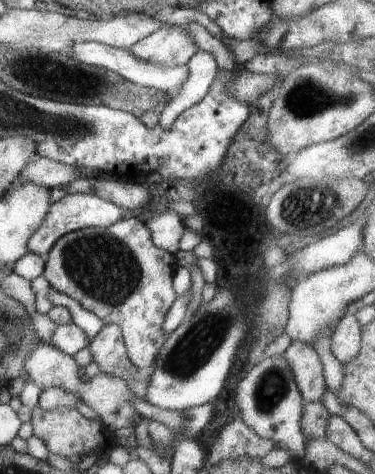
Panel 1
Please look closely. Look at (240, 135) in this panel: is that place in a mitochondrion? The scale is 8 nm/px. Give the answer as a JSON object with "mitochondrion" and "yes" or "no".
{"mitochondrion":"no"}

